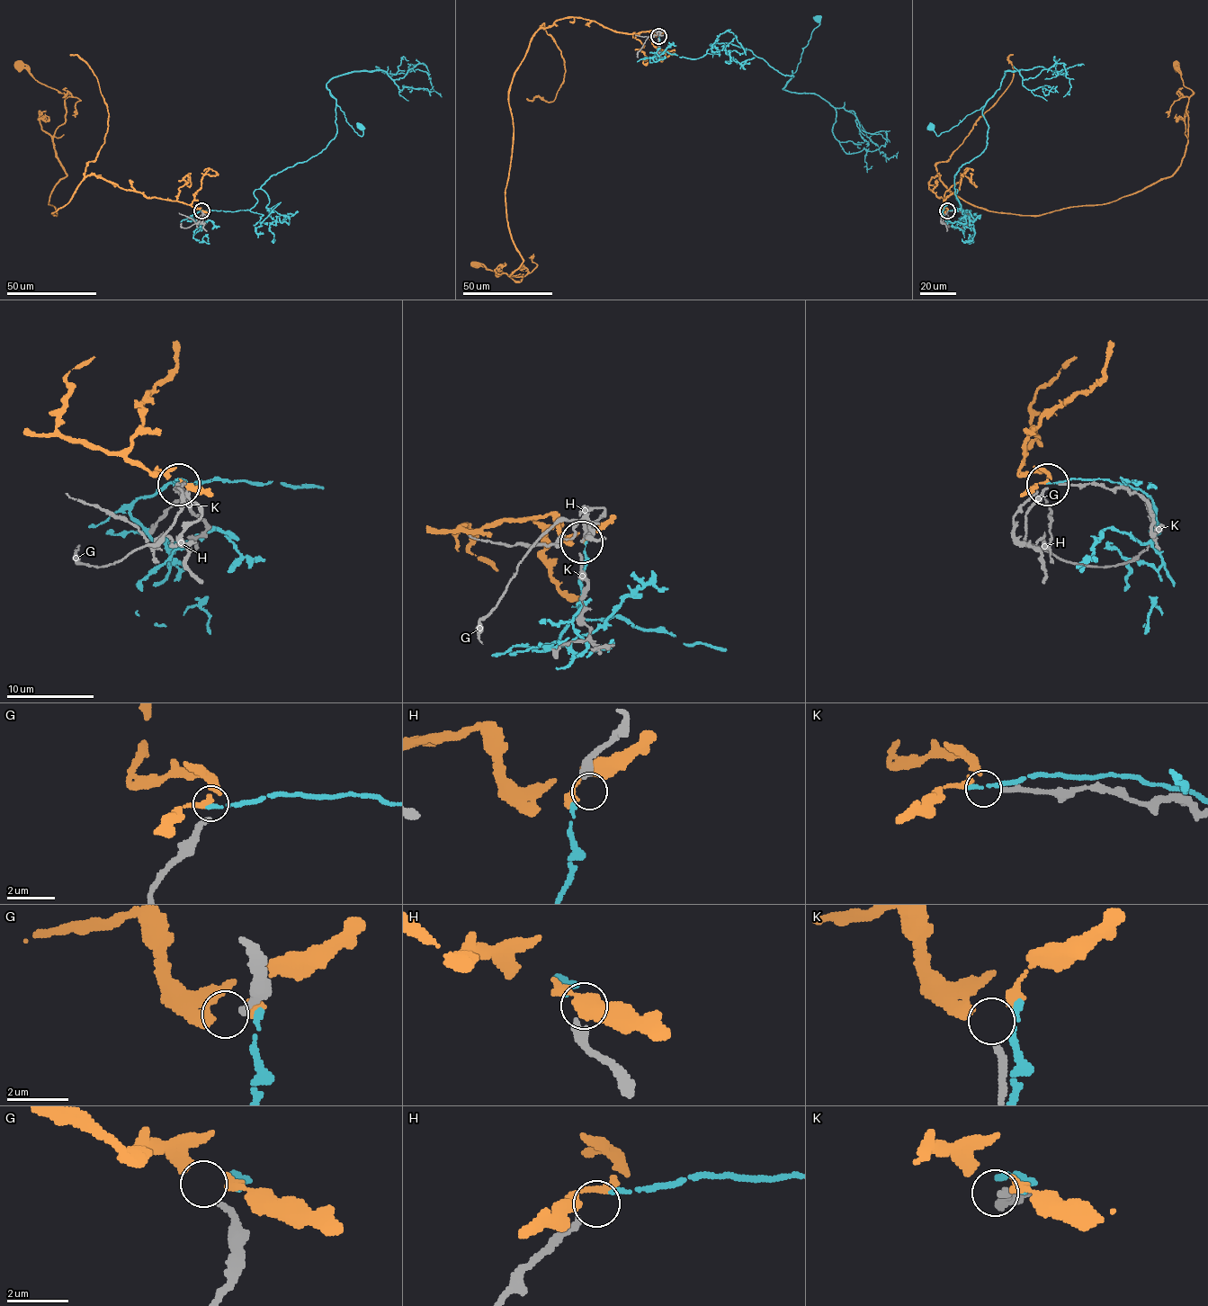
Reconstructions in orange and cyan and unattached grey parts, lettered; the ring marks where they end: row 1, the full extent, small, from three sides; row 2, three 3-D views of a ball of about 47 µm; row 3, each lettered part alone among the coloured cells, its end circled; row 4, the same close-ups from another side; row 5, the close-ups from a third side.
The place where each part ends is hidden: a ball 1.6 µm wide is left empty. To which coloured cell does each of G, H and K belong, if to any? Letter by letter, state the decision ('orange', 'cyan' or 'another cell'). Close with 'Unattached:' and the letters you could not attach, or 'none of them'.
G: another cell
H: cyan
K: another cell
Unattached: G, K

